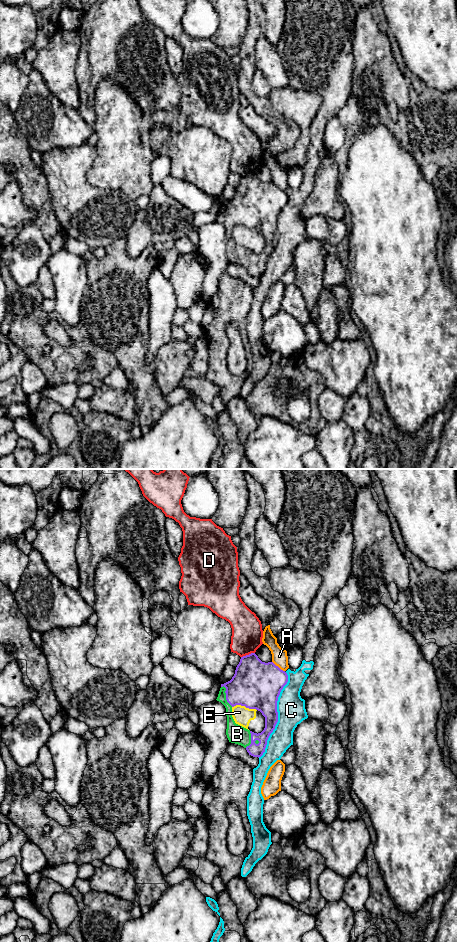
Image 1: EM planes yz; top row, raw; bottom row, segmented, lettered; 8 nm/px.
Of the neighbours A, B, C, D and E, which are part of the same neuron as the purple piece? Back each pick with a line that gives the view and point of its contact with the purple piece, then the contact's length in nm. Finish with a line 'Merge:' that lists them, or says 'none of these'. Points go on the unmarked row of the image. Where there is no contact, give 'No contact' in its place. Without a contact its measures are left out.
B: Touches purple at yz (226, 216). Shared border 190 nm
Merge: B

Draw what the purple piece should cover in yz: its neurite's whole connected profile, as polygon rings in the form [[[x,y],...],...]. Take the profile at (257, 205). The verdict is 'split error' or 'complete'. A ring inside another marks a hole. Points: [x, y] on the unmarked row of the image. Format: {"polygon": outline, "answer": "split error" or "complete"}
{"polygon": [[[255,173],[243,176],[236,187],[232,199],[224,204],[217,217],[226,228],[227,249],[226,255],[231,263],[243,266],[249,275],[261,277],[265,272],[267,260],[278,242],[277,221],[281,210],[288,202],[288,195],[273,182],[262,182]],[[236,225],[256,229],[265,237],[265,248],[261,253],[254,253],[235,243],[232,237],[232,228]]], "answer": "split error"}

